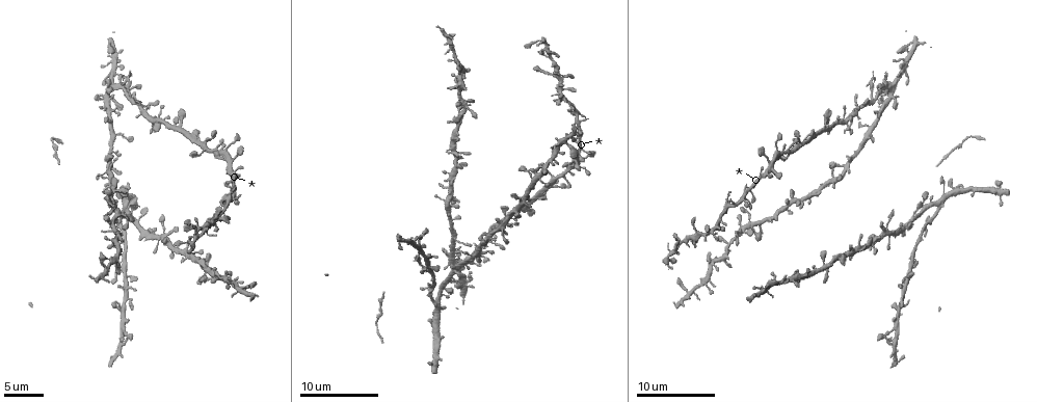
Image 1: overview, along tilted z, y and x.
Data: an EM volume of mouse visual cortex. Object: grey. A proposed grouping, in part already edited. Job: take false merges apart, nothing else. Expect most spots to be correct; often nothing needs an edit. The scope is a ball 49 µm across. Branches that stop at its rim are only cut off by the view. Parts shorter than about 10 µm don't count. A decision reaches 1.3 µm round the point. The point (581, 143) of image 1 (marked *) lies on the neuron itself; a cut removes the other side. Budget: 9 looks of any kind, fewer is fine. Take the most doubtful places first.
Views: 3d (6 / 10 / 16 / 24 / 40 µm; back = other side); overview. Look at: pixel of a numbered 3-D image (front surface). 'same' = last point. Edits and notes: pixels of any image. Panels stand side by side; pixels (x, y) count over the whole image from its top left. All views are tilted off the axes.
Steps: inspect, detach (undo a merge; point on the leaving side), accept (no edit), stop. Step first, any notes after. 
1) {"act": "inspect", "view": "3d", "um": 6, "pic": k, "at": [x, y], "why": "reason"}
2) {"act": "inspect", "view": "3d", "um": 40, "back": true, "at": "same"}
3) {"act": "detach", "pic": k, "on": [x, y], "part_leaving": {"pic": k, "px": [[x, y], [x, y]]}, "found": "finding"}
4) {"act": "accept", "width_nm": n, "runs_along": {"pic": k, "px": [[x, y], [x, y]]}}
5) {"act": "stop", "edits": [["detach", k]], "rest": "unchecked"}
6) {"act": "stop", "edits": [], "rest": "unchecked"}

{"act": "inspect", "view": "3d", "um": 16, "pic": 1, "at": [889, 85], "why": "looks like a crossing"}

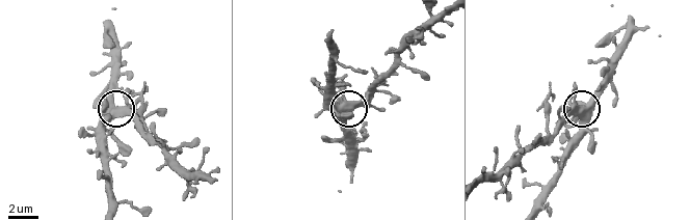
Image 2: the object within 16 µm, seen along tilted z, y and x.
{"act": "accept", "width_nm": 450, "runs_along": {"pic": 2, "px": [[442, 10], [413, 32], [387, 71], [353, 104], [342, 136]]}, "found": "all the same neuron"}

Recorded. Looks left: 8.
{"act": "inspect", "view": "3d", "um": 10, "pic": 1, "at": [559, 91], "why": "looks like a crossing"}

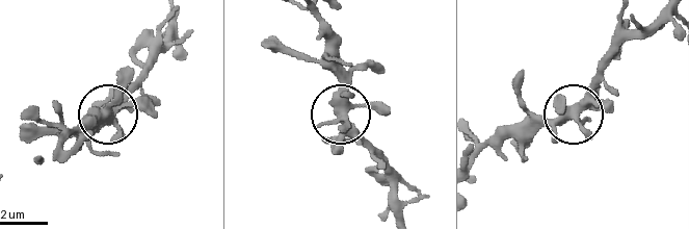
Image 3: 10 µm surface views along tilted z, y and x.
{"act": "accept", "runs_along": {"pic": 3, "px": [[659, 16], [625, 41], [575, 109], [501, 125]]}, "found": "continuous, no second neuron"}

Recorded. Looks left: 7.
{"act": "inspect", "view": "3d", "um": 16, "pic": 1, "at": [231, 281], "why": "sudden change in width"}

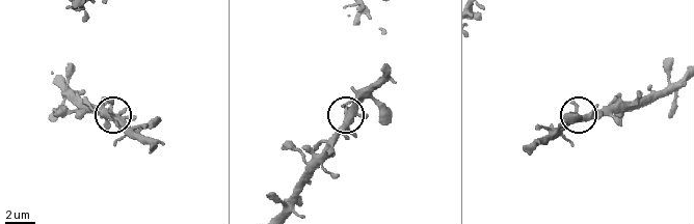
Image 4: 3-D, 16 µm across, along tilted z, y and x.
{"act": "accept", "found": "one neuron here"}

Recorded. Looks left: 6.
{"act": "inspect", "view": "3d", "um": 6, "pic": 1, "at": [914, 254], "why": "side arm on a straight run"}

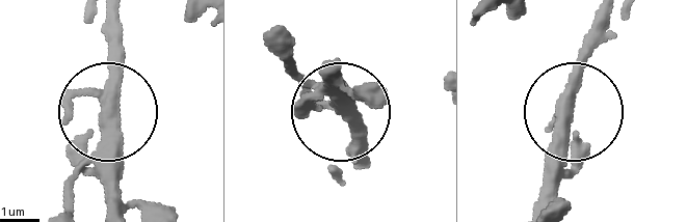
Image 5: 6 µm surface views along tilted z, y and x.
{"act": "accept", "width_nm": 310, "runs_along": {"pic": 5, "px": [[360, 166], [326, 87]]}, "found": "all the same neuron"}

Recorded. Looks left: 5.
{"act": "stop", "edits": [], "rest": "unchecked"}

